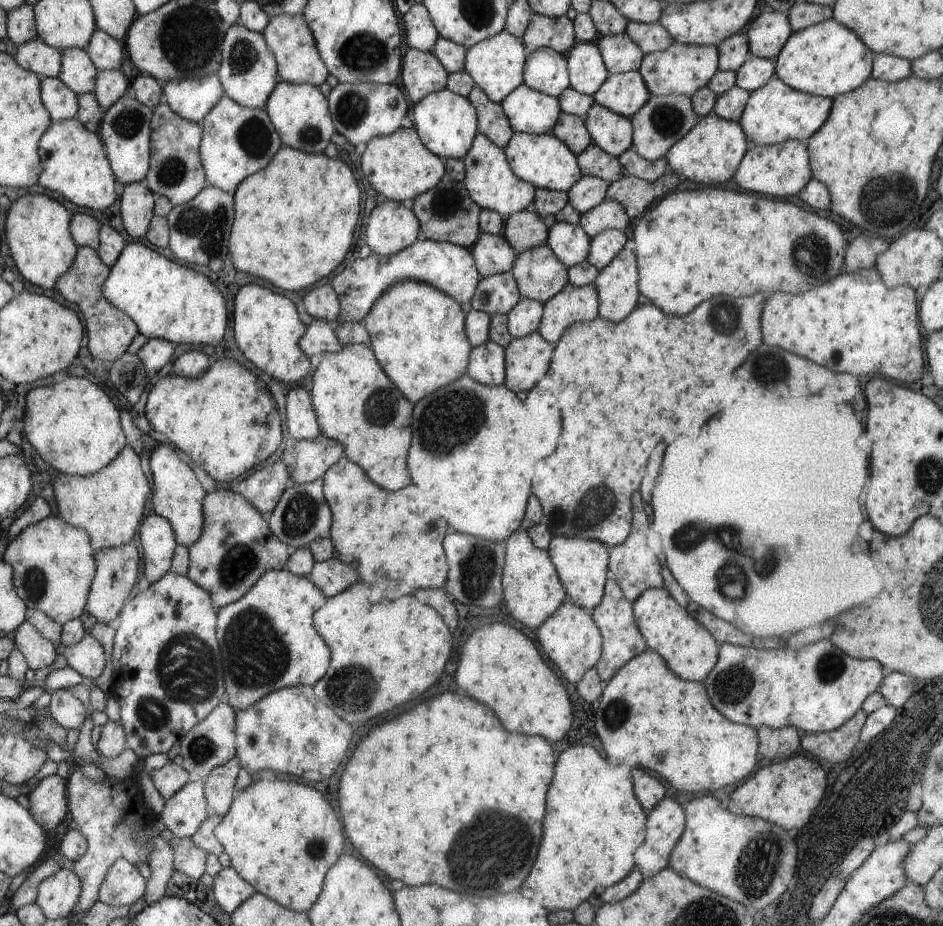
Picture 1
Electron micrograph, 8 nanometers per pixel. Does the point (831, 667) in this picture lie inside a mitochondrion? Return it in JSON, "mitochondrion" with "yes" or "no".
{"mitochondrion":"yes"}

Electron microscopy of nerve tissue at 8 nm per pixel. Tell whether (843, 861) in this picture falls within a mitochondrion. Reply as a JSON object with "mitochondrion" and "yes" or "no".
{"mitochondrion":"no"}

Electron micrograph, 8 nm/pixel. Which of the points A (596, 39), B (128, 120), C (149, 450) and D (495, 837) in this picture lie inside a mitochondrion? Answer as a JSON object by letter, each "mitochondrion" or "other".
{"A":"other","B":"mitochondrion","C":"other","D":"mitochondrion"}

